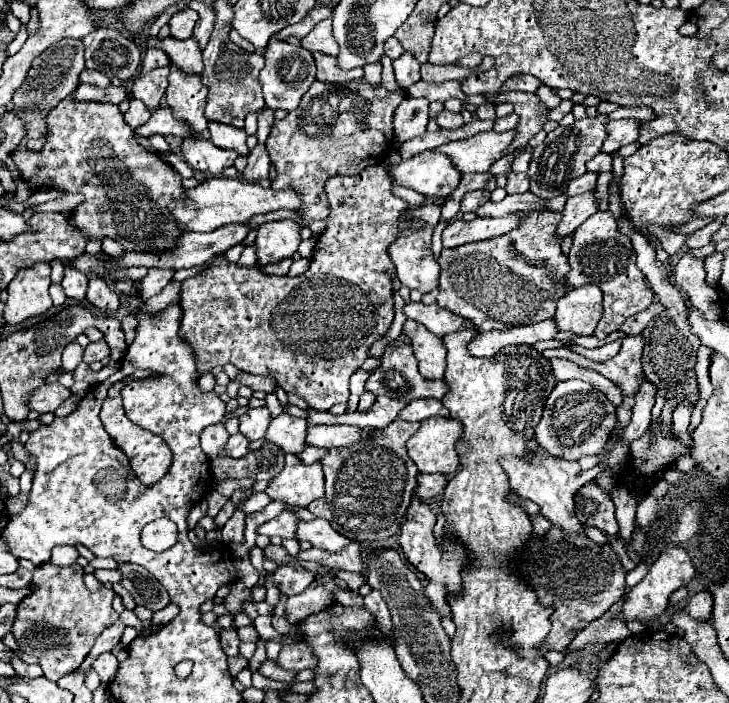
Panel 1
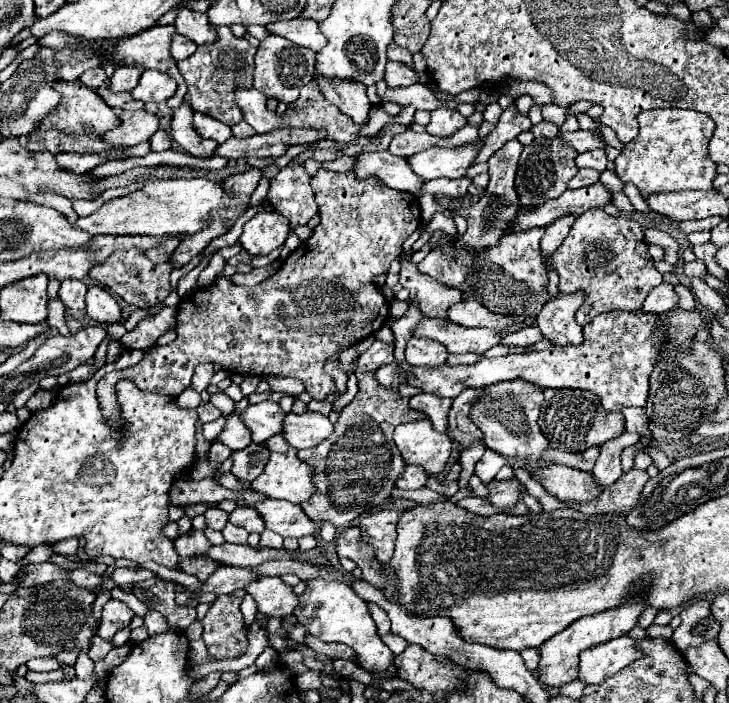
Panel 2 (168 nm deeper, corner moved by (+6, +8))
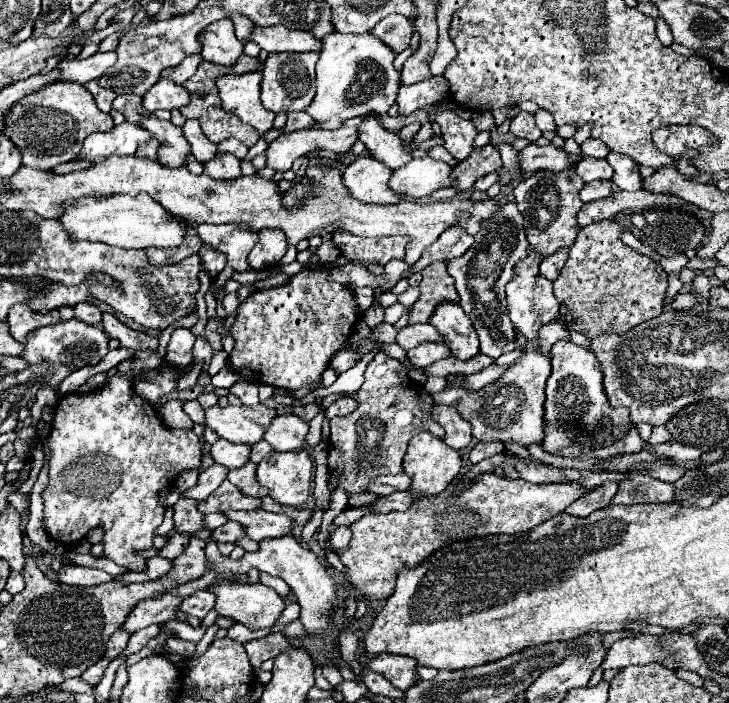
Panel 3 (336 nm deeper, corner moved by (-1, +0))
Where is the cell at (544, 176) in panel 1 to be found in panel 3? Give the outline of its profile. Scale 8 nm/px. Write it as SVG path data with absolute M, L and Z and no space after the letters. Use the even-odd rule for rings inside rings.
M539 170L517 184L513 196L517 200L519 212L525 218L525 232L531 248L539 250L543 256L549 256L557 248L573 244L577 232L581 230L575 224L575 212L579 212L579 208L583 206L583 202L579 200L579 192L583 186L585 182L575 170Z

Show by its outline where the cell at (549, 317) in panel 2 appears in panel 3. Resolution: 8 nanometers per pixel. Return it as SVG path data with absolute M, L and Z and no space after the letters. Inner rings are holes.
M557 340L551 348L551 376L547 380L547 400L545 400L545 440L543 446L547 452L555 452L569 444L569 432L565 430L567 422L579 422L587 432L599 422L611 422L613 424L613 438L623 436L627 428L631 428L631 422L627 422L627 410L625 408L609 408L607 396L603 396L603 384L601 384L601 372L599 372L599 360L595 354L583 346L573 344L571 340Z

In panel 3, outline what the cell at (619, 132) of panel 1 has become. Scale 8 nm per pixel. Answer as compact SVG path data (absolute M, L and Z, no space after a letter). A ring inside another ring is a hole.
M529 144L525 150L519 152L519 162L521 162L521 170L527 174L537 172L541 168L559 172L565 168L573 168L577 164L577 162L571 162L565 148L555 148L553 144L543 148L537 144Z

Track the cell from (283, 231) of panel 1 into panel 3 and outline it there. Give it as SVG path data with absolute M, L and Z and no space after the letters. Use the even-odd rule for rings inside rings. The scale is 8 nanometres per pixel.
M263 228L259 230L259 242L251 250L249 266L253 270L263 270L265 266L277 264L287 252L287 236L279 230Z

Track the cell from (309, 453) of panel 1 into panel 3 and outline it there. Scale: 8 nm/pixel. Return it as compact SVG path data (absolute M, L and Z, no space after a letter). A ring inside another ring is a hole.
M259 442L259 444L253 444L253 454L251 454L251 460L255 462L255 464L259 464L267 454L271 454L273 452L273 446L269 446L267 442Z

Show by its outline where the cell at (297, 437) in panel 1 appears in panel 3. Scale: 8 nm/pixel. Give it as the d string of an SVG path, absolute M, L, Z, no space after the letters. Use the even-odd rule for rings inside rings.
M213 406L207 410L207 426L211 426L221 438L243 444L257 444L263 440L265 430L271 426L277 412L273 408L257 406Z

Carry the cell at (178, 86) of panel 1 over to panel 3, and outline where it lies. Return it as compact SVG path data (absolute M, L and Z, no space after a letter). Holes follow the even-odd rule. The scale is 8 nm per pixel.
M217 154L209 162L203 162L203 174L215 180L229 180L229 178L241 176L239 160L233 154Z

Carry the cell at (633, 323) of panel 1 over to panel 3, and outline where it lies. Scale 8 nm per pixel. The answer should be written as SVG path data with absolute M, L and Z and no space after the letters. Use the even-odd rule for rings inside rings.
M679 292L669 304L667 304L667 308L669 310L687 310L687 308L691 308L691 306L695 306L697 304L697 296L693 294L693 292Z

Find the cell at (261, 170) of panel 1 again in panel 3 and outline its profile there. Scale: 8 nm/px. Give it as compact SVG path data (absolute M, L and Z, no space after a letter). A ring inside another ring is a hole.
M199 224L197 232L207 246L227 254L235 272L249 270L247 256L257 244L257 232L241 224Z

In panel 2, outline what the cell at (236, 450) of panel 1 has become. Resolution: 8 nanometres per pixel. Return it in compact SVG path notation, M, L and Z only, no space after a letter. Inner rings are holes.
M218 440L210 446L210 460L212 462L220 462L222 464L230 454L232 454L232 450L228 446L224 446L224 444L218 444Z

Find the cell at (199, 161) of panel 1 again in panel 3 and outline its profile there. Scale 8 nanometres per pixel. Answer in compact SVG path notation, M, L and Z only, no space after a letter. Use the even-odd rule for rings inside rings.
M337 128L337 130L307 130L281 134L273 140L267 150L267 166L273 170L289 170L293 160L317 150L331 150L345 154L357 140L357 128Z

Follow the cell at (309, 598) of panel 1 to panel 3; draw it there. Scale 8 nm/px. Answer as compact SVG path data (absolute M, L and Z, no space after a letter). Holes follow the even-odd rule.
M219 584L211 590L217 594L219 616L229 616L249 628L273 626L285 610L283 598L265 584Z

